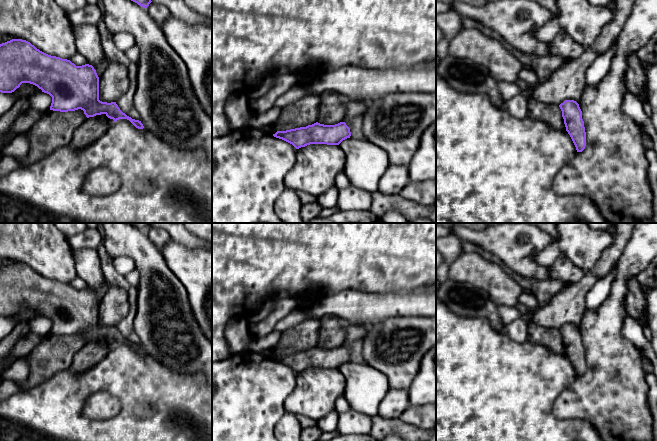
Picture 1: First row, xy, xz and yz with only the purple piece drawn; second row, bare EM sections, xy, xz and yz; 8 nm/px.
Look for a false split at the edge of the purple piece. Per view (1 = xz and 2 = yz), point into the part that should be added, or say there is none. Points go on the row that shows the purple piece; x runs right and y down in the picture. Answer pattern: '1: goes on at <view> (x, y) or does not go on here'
1: goes on at xz (332, 110)
2: goes on at yz (551, 114)

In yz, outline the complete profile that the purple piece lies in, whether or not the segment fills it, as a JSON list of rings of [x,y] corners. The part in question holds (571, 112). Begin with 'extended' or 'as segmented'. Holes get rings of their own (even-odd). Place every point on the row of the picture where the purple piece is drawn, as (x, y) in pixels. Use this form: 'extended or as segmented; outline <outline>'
extended; outline [[[530,97],[528,117],[543,121],[551,128],[567,131],[577,152],[582,152],[586,146],[586,132],[582,111],[574,100],[565,100],[560,105],[550,105]]]

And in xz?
extended; outline [[[325,91],[319,95],[318,121],[306,127],[277,131],[274,137],[292,144],[296,149],[310,144],[339,145],[350,138],[350,128],[343,121],[346,106],[340,95],[334,91]]]

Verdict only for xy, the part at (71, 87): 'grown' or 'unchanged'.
grown

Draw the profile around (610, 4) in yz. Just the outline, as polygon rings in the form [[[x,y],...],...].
[[[588,0],[589,3],[593,6],[606,6],[611,10],[615,7],[615,0]]]

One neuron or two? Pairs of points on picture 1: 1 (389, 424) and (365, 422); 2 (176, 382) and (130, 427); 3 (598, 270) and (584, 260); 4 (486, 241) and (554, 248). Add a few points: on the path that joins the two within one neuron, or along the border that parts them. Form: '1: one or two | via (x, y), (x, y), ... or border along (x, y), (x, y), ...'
1: two | border along (372, 418), (370, 430)
2: one | via (167, 394), (142, 419)
3: two | border along (607, 247), (599, 261), (586, 272)
4: two | border along (555, 237), (548, 245), (532, 255)

